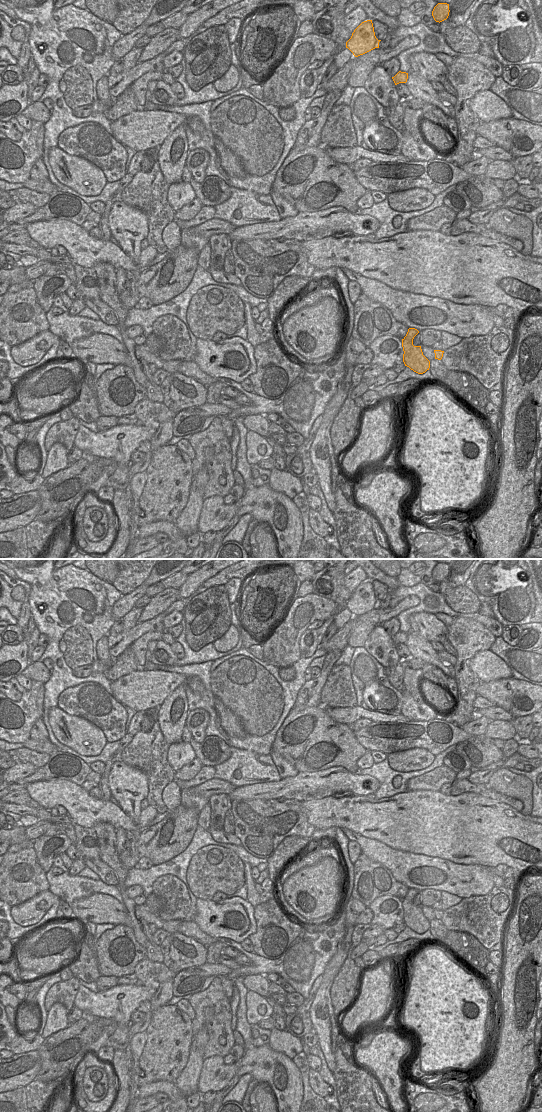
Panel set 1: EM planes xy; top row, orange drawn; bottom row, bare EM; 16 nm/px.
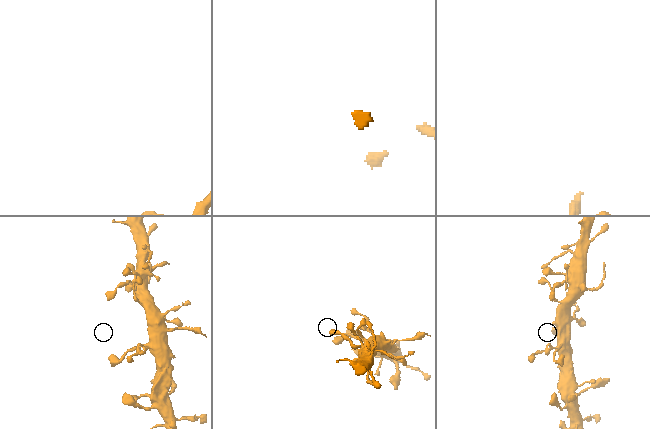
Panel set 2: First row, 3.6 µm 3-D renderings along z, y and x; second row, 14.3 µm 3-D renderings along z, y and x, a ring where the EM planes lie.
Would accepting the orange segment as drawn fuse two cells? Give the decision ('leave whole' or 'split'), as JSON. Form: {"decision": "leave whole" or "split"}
{"decision": "leave whole"}

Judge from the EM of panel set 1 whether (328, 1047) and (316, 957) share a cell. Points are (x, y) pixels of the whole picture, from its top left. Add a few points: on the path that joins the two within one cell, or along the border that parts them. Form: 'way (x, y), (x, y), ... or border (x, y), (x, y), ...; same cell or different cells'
border (334, 954), (321, 974); different cells

